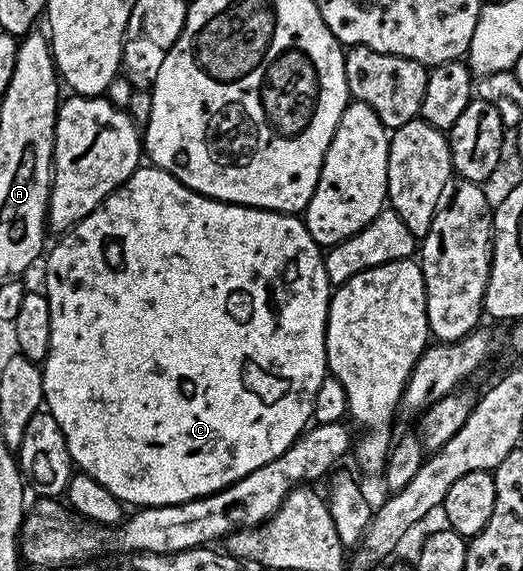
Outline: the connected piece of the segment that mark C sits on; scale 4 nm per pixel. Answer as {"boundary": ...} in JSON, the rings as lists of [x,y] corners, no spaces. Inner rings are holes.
{"boundary":[[[141,167],[135,169],[97,209],[90,211],[90,215],[83,217],[75,227],[67,230],[61,237],[64,238],[53,249],[51,246],[47,250],[46,260],[43,262],[43,265],[45,265],[42,292],[50,303],[50,351],[48,352],[48,358],[42,362],[44,405],[47,412],[54,415],[58,427],[62,427],[62,435],[66,439],[66,447],[72,456],[73,466],[79,472],[90,475],[90,479],[102,483],[102,487],[106,487],[106,491],[110,491],[110,495],[114,495],[125,506],[177,505],[178,503],[193,501],[199,497],[208,497],[212,493],[217,493],[220,489],[225,489],[227,485],[241,481],[246,475],[258,471],[258,467],[278,459],[278,455],[285,453],[295,443],[297,437],[305,432],[306,426],[312,421],[314,395],[318,391],[318,383],[322,383],[328,367],[324,332],[328,326],[330,286],[321,246],[316,244],[316,241],[310,235],[310,231],[305,227],[299,216],[291,213],[276,213],[272,209],[255,209],[249,205],[231,205],[229,201],[216,201],[212,197],[203,197],[190,187],[186,187],[178,178],[170,175],[164,169]]]}

